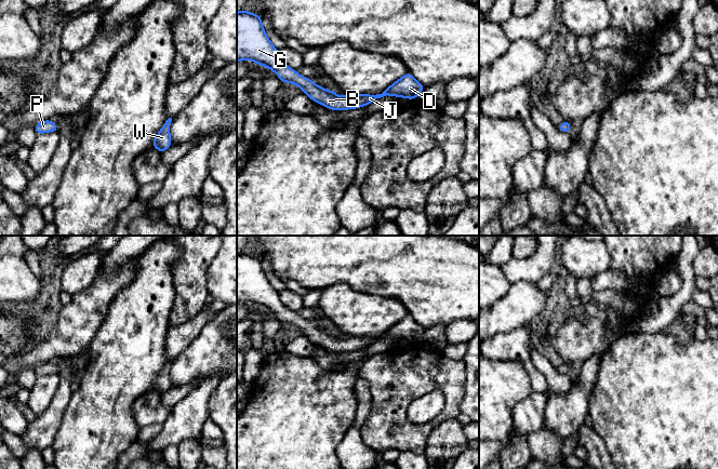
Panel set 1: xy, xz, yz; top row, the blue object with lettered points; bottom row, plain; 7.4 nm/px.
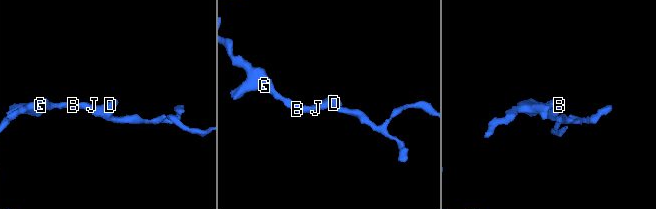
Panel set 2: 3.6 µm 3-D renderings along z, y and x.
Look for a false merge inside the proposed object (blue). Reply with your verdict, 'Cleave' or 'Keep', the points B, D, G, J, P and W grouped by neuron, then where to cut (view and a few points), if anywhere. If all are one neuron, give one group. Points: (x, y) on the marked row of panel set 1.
Keep. Groups: B D G J P W. No split

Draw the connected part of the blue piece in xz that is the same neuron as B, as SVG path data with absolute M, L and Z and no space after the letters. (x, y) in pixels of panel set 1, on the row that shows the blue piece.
M249 11L237 12L237 62L243 59L271 69L282 82L298 85L310 99L332 110L360 108L386 95L415 99L424 91L424 85L408 72L381 94L337 96L288 67L264 31L261 16Z

